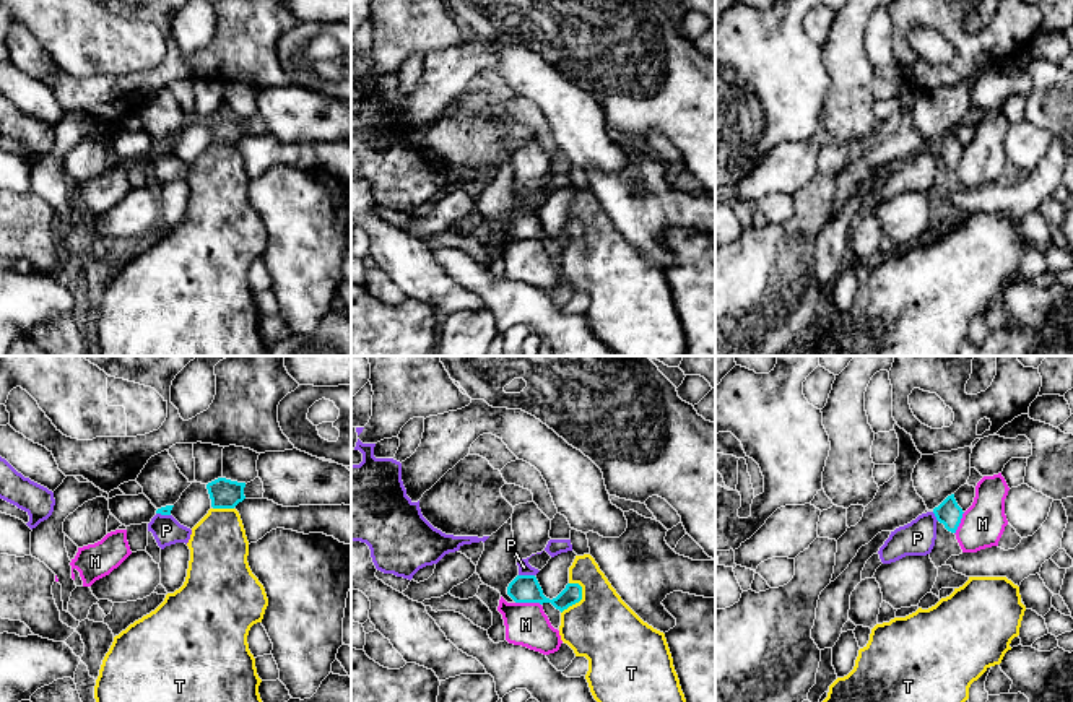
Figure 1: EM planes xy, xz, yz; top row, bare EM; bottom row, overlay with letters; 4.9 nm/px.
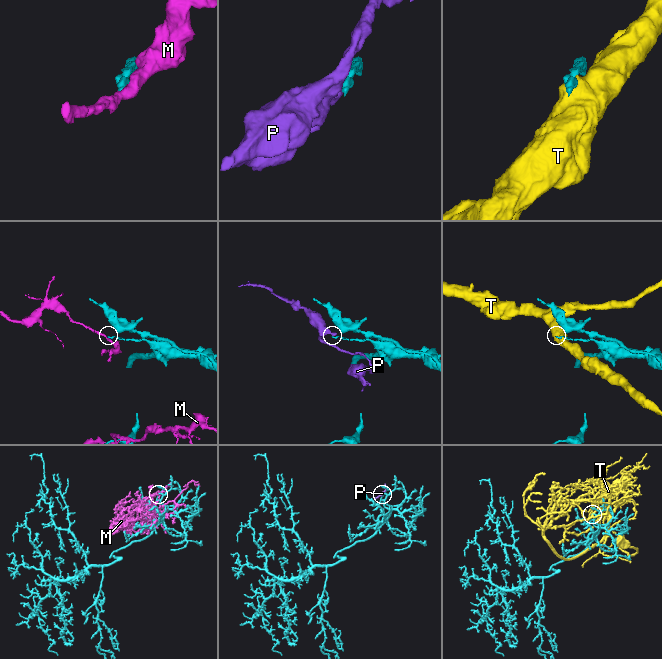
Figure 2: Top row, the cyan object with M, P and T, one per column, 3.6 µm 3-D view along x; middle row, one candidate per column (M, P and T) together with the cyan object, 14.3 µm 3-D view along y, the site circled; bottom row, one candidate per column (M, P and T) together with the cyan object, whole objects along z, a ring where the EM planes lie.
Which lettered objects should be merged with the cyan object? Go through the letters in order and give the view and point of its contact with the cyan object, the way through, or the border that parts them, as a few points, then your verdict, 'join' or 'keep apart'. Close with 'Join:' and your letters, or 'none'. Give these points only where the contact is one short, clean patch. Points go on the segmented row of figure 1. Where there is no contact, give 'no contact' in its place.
M: meets cyan in xz at (529, 602); border along xz (516, 602), (537, 602), (540, 605); keep apart
P: meets cyan in xz at (527, 576); border along xz (519, 574), (534, 576); keep apart
T: meets cyan in xz at (579, 600); border along xz (577, 582), (581, 598), (561, 613); keep apart
Join: none

